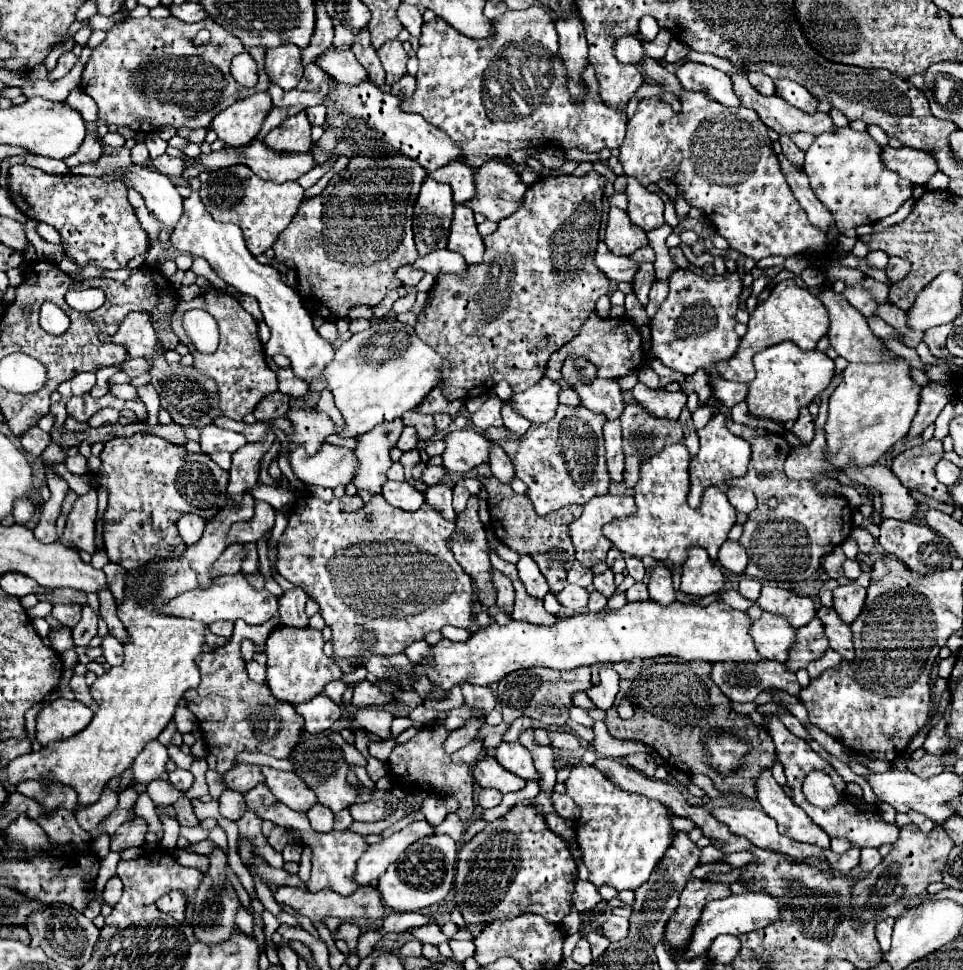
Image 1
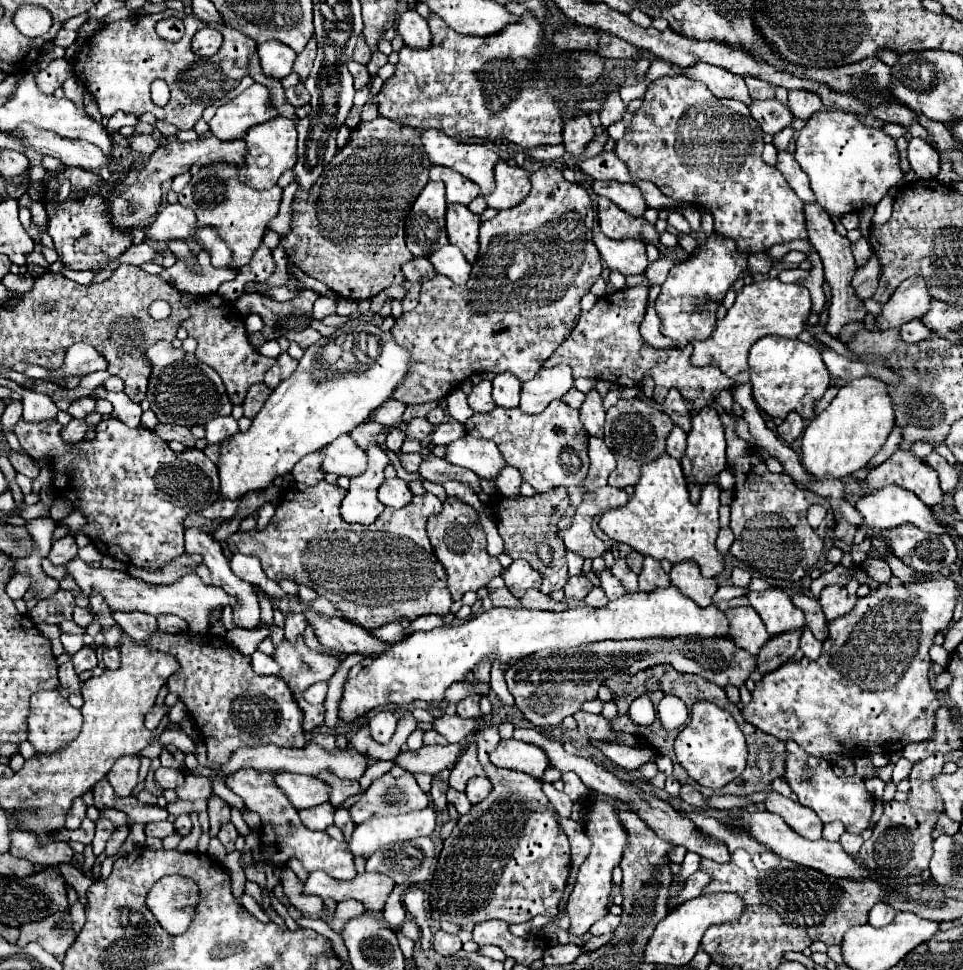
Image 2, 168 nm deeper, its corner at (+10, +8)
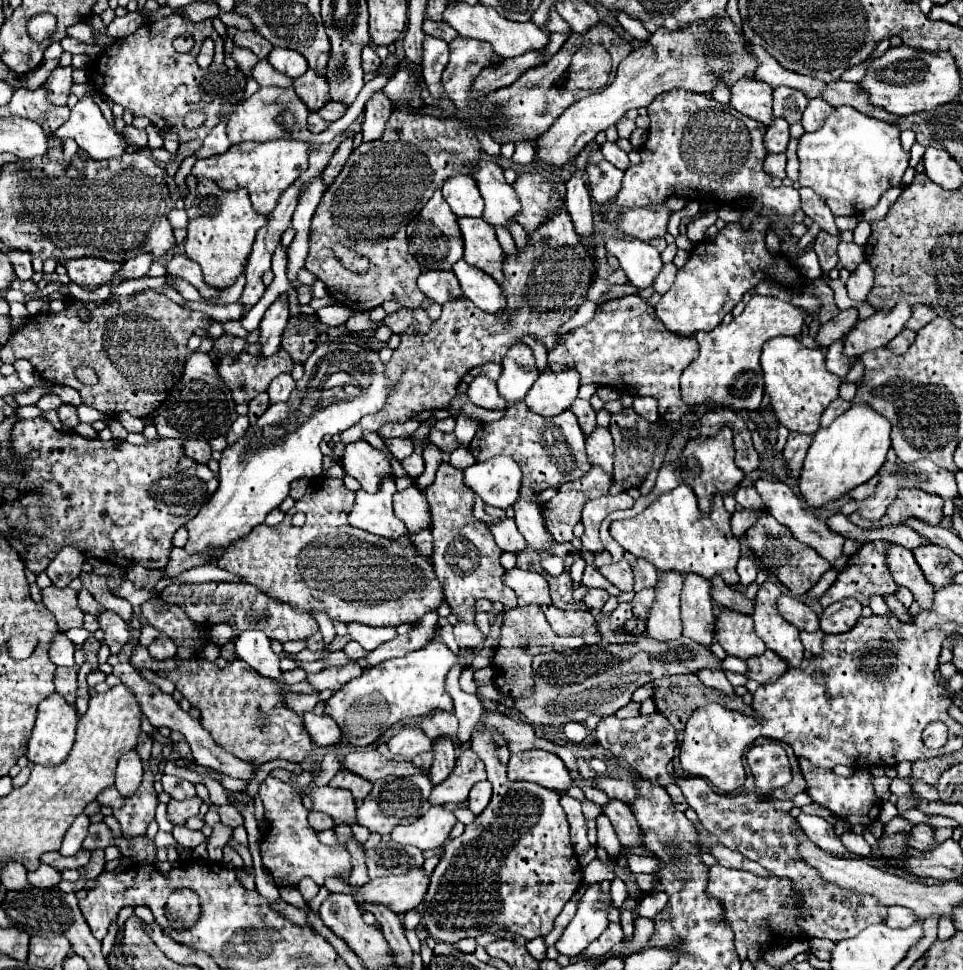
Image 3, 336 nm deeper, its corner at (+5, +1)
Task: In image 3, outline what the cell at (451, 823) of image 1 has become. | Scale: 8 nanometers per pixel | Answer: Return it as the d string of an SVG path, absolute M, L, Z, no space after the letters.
M439 738L439 742L435 740L435 762L431 766L431 782L437 784L441 780L445 780L451 772L451 768L455 768L455 748L453 742L447 738Z

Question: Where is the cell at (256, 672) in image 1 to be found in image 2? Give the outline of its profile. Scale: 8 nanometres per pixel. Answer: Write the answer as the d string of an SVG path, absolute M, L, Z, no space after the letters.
M256 651L252 655L252 667L254 667L254 671L258 671L258 675L278 675L280 673L280 665L272 657L268 657L260 651Z

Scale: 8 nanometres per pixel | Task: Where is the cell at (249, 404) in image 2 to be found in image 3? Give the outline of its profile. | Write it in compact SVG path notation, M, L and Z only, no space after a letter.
M263 392L263 394L259 394L257 398L253 398L251 402L249 402L249 422L251 422L251 426L257 422L257 418L265 412L269 408L269 396Z

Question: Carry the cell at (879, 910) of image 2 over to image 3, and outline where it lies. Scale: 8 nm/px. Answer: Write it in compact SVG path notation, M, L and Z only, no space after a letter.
M891 906L887 908L887 918L885 918L885 924L889 928L907 928L911 926L911 922L915 922L915 914L911 910L905 910L901 906Z

